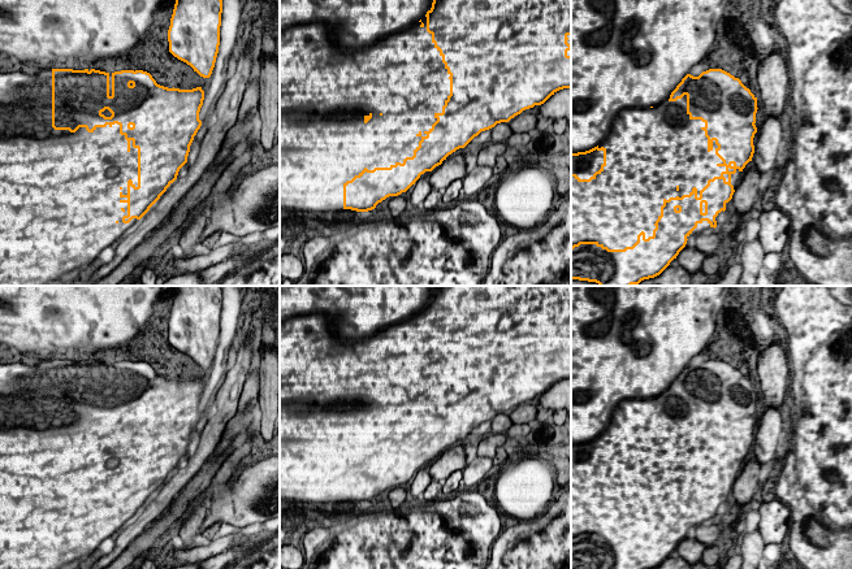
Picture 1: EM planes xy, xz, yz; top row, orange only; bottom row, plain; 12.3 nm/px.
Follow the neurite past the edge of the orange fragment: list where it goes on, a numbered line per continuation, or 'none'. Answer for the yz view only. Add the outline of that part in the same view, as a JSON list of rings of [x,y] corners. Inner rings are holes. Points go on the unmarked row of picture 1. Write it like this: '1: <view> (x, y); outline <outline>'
1: yz (649, 442); outline [[[687,386],[676,392],[663,391],[661,395],[653,399],[624,399],[614,409],[611,421],[605,431],[598,435],[598,439],[604,438],[606,440],[606,456],[604,461],[596,466],[591,473],[579,473],[575,468],[571,468],[571,538],[579,533],[597,533],[609,540],[624,540],[626,538],[632,538],[637,533],[637,526],[644,522],[645,530],[653,527],[654,514],[661,507],[661,498],[663,491],[670,488],[682,488],[683,486],[689,486],[692,479],[697,479],[697,488],[700,488],[700,482],[708,475],[709,470],[714,468],[721,468],[722,462],[726,462],[723,452],[715,446],[718,436],[713,431],[713,440],[708,442],[708,429],[705,427],[705,413],[701,411],[691,411],[687,404]],[[669,388],[670,390],[670,388]]]

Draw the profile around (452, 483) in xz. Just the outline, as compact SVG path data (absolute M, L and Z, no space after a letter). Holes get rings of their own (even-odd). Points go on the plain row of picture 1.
M458 470L450 474L447 479L445 479L445 485L442 486L442 492L445 495L455 491L462 481L463 472Z

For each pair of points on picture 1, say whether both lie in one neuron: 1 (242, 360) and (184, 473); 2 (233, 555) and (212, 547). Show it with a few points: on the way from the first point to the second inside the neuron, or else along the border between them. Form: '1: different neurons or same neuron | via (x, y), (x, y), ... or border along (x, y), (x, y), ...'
1: same neuron | via (232, 389), (226, 409), (207, 446)
2: same neuron | via (228, 555), (217, 552)

